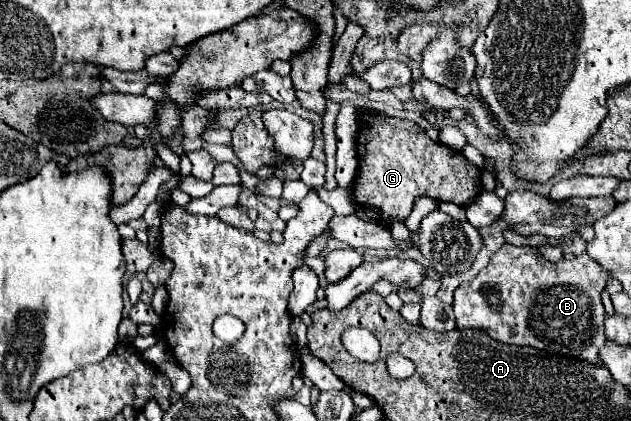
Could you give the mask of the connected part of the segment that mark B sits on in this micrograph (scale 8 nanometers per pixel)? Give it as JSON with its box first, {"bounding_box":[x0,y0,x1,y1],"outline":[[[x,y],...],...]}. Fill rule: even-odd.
{"bounding_box":[453,245,609,365],"outline":[[[503,245],[489,261],[489,265],[471,281],[455,289],[453,311],[457,319],[457,329],[481,329],[491,339],[509,345],[527,345],[541,351],[559,351],[565,357],[577,357],[589,365],[603,365],[599,349],[605,345],[605,309],[601,303],[603,287],[609,279],[607,271],[601,271],[593,259],[585,253],[569,261],[551,263],[541,259],[533,247]]]}

